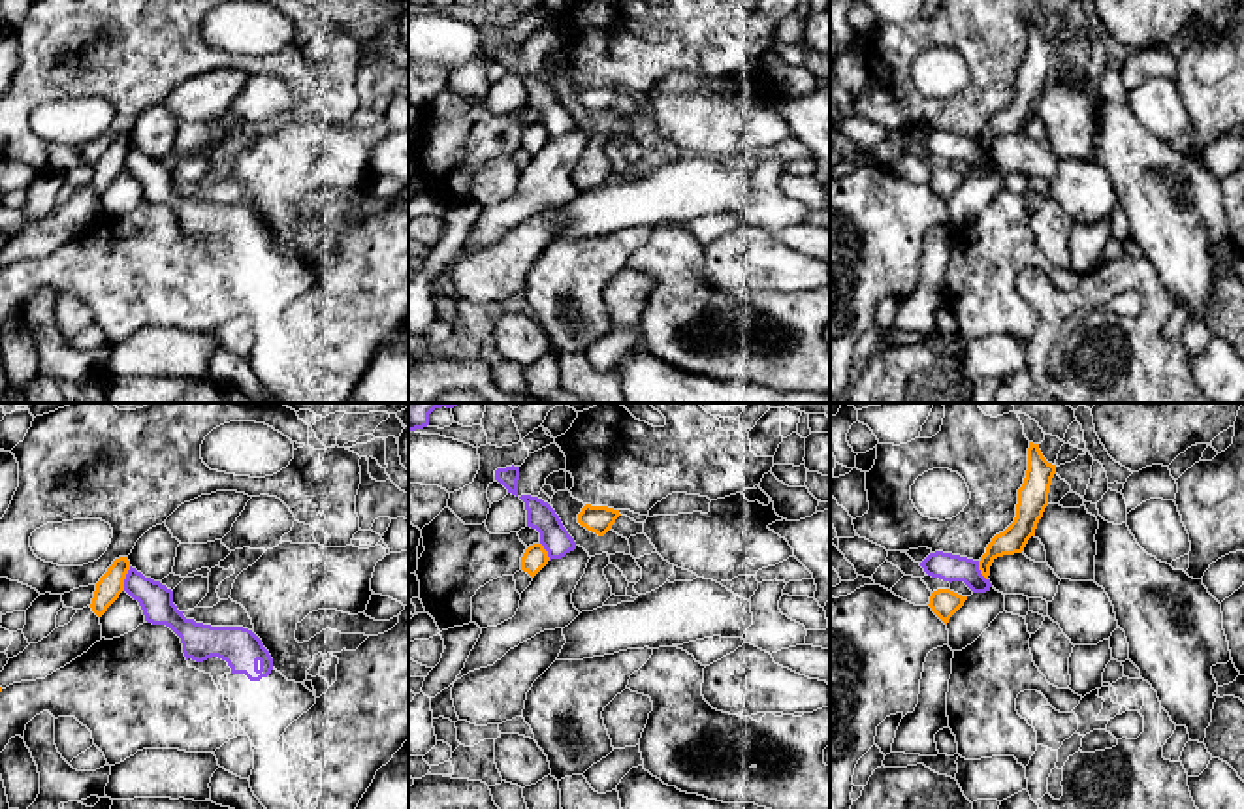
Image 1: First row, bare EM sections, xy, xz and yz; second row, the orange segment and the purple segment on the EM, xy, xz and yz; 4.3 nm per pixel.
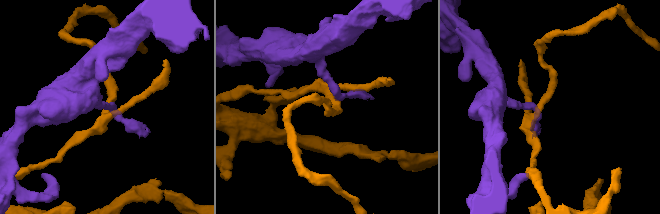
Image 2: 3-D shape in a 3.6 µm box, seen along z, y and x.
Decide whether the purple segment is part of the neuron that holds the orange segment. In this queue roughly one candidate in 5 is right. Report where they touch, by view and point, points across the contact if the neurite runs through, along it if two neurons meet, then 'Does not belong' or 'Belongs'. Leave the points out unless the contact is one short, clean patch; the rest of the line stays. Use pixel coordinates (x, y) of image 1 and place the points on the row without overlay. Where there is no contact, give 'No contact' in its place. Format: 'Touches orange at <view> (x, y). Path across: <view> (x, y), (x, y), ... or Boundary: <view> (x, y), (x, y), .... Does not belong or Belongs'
Touches orange at xy (125, 157). Boundary: xy (130, 145), (123, 168). Does not belong

